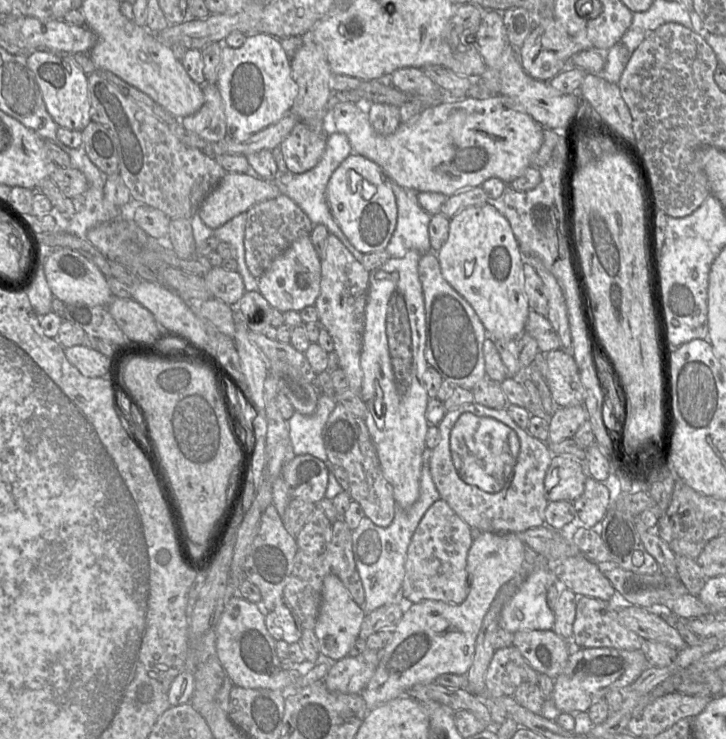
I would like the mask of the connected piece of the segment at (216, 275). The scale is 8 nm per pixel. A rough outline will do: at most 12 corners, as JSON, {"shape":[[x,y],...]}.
{"shape":[[213,267],[203,277],[211,297],[230,306],[246,292],[238,272]]}

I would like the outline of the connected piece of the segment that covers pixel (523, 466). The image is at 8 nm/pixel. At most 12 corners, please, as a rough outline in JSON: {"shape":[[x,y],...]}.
{"shape":[[446,411],[430,474],[470,528],[545,525],[547,442]]}

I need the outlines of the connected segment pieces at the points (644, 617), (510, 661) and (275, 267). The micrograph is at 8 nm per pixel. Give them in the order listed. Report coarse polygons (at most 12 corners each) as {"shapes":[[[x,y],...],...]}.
{"shapes":[[[630,605],[617,621],[645,640],[683,649],[665,618]],[[513,645],[495,650],[485,674],[486,692],[513,696],[523,682],[538,684]],[[301,237],[258,279],[272,308],[300,312],[320,294],[321,260]]]}

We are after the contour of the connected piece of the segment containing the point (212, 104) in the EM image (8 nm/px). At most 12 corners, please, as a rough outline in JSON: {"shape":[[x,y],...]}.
{"shape":[[216,84],[202,85],[204,103],[180,119],[210,143],[227,136],[224,103]]}

